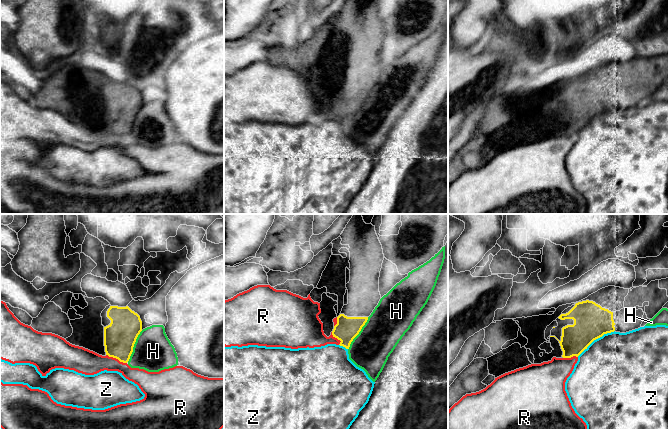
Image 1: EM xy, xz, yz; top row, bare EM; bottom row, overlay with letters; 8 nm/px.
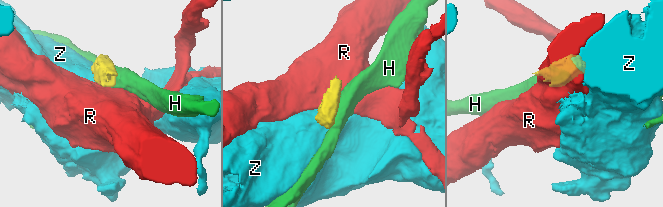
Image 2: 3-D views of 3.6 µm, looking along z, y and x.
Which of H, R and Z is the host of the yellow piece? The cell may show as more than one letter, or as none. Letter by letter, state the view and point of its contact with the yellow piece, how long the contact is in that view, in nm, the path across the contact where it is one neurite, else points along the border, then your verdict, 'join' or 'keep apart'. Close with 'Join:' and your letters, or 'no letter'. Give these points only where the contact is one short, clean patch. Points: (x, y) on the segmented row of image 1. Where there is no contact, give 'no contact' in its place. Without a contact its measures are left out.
H: xz (358, 333) | 300 nm | keep apart
R: xy (116, 358) | 180 nm | along xy (106, 354), (126, 363) | keep apart
Z: yz (595, 339) | 360 nm | along yz (614, 330), (594, 339), (577, 356) | keep apart
Join: no letter

